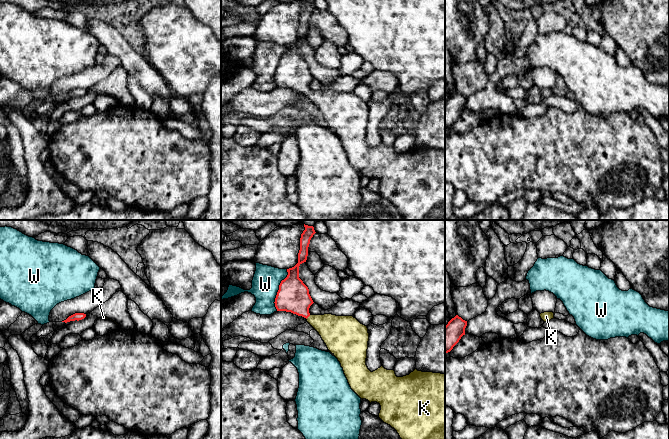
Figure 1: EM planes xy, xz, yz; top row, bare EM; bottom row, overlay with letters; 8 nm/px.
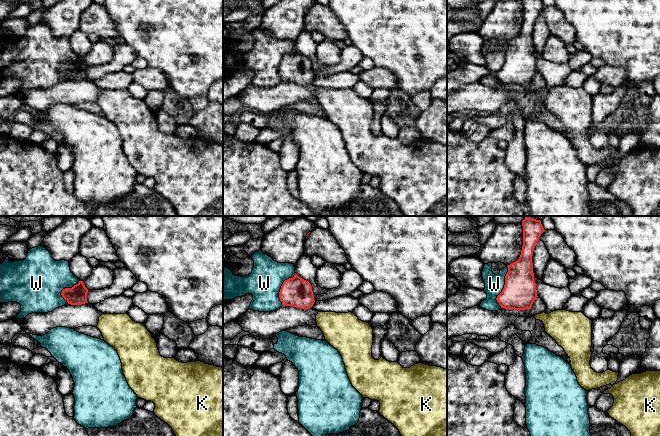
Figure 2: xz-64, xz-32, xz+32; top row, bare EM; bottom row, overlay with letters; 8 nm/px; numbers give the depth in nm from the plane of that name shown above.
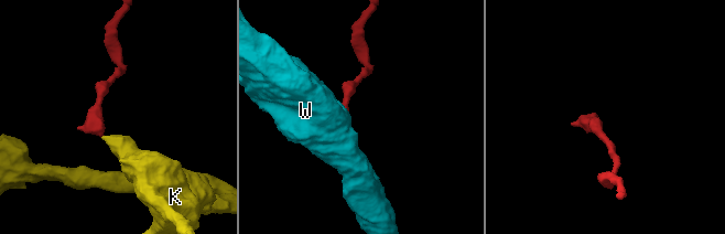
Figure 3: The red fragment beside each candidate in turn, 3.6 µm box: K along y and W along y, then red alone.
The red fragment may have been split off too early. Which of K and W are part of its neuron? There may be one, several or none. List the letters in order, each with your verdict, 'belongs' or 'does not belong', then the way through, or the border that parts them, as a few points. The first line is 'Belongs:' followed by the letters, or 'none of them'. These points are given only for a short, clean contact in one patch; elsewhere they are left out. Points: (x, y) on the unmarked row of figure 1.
Belongs: K
K: belongs; way xz (293, 72), (308, 92), (335, 107)
W: does not belong; border xz (287, 45), (287, 51), (281, 57), (275, 74), (276, 86)

